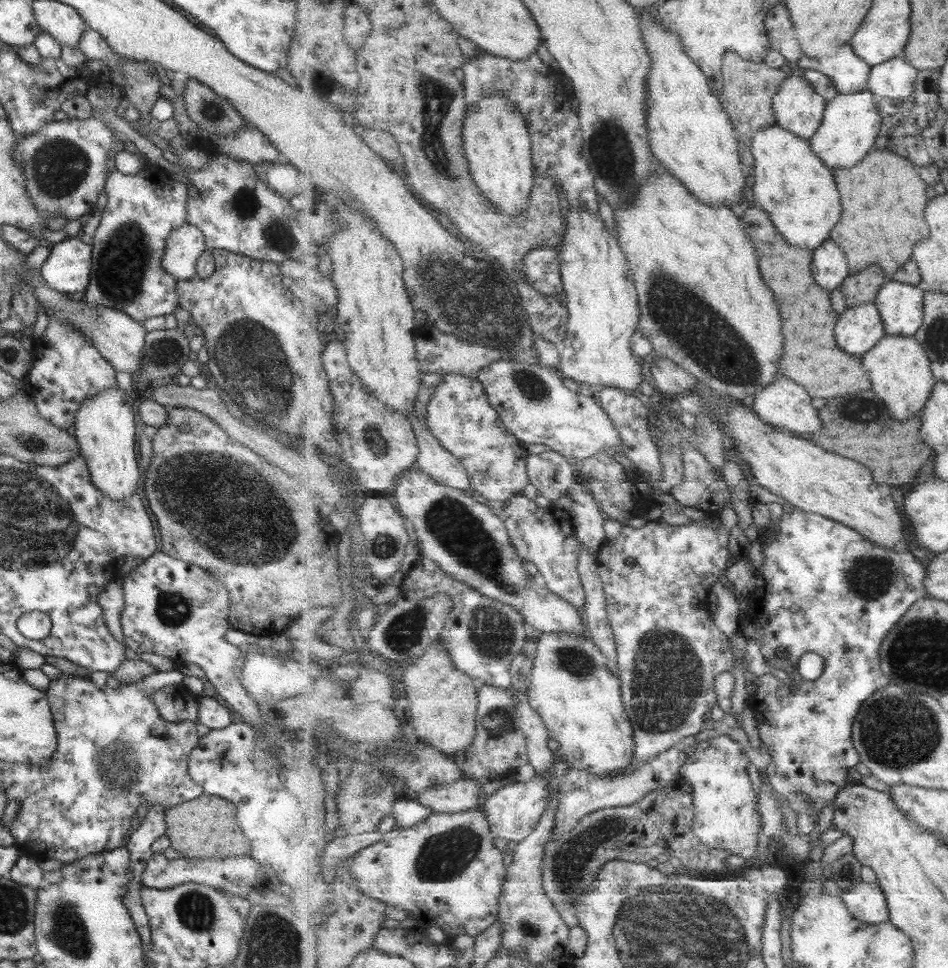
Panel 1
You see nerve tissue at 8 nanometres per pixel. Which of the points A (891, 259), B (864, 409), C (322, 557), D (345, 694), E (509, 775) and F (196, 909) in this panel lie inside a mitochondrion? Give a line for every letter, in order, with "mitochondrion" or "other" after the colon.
A: other
B: mitochondrion
C: other
D: other
E: other
F: mitochondrion

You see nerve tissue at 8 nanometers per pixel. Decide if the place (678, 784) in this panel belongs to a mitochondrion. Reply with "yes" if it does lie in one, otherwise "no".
no

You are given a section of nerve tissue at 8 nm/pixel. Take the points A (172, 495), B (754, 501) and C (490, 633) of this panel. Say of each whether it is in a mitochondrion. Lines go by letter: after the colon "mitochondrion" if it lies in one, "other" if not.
A: mitochondrion
B: other
C: mitochondrion

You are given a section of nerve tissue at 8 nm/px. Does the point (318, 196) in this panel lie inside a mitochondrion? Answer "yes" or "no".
no

